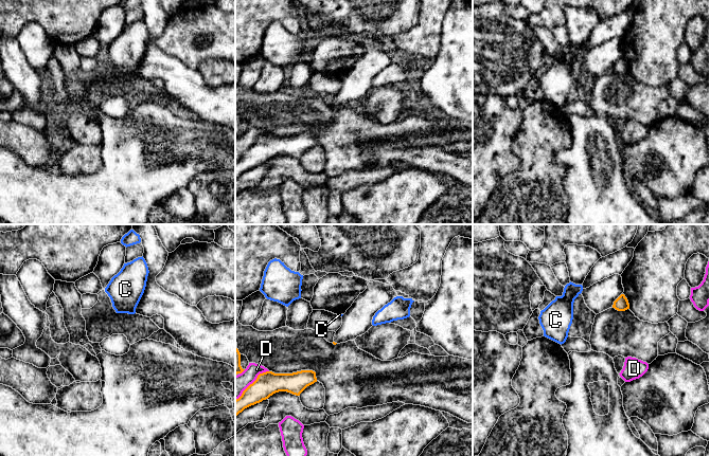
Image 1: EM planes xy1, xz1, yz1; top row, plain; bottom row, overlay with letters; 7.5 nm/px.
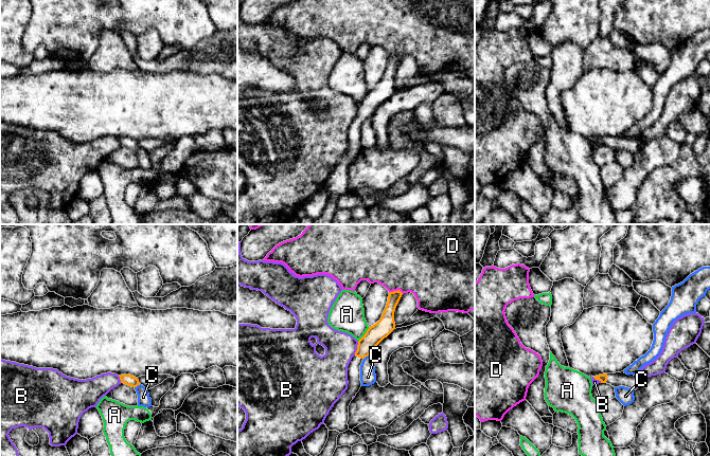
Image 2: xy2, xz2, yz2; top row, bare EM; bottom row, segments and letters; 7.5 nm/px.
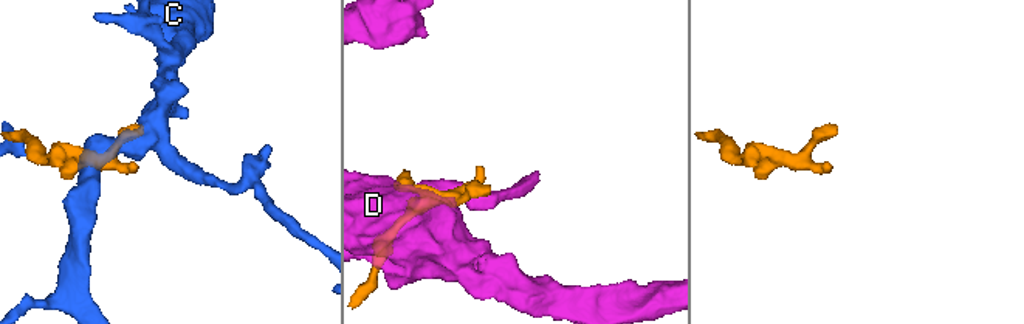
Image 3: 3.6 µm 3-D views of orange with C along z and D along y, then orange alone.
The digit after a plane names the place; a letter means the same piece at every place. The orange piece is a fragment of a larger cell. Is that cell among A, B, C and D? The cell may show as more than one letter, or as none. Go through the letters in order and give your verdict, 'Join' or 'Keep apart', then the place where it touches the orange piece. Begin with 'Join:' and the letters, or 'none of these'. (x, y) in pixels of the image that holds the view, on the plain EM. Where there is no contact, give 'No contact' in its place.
Join: none of these
A: Keep apart. Touches orange at xz2 (365, 97)
B: Keep apart. Touches orange at xz2 (357, 111)
C: Keep apart. Touches orange at xz2 (367, 119)
D: Keep apart. Touches orange at xz2 (396, 54)

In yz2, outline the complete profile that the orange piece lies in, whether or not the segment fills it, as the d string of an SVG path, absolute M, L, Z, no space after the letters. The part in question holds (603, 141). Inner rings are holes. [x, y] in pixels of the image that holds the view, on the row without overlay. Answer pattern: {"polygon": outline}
{"polygon": "M624 134L603 136L593 141L599 143L601 146L607 146L614 150L624 149L631 151L632 153L636 153L643 146L643 140L640 138L626 138Z"}

